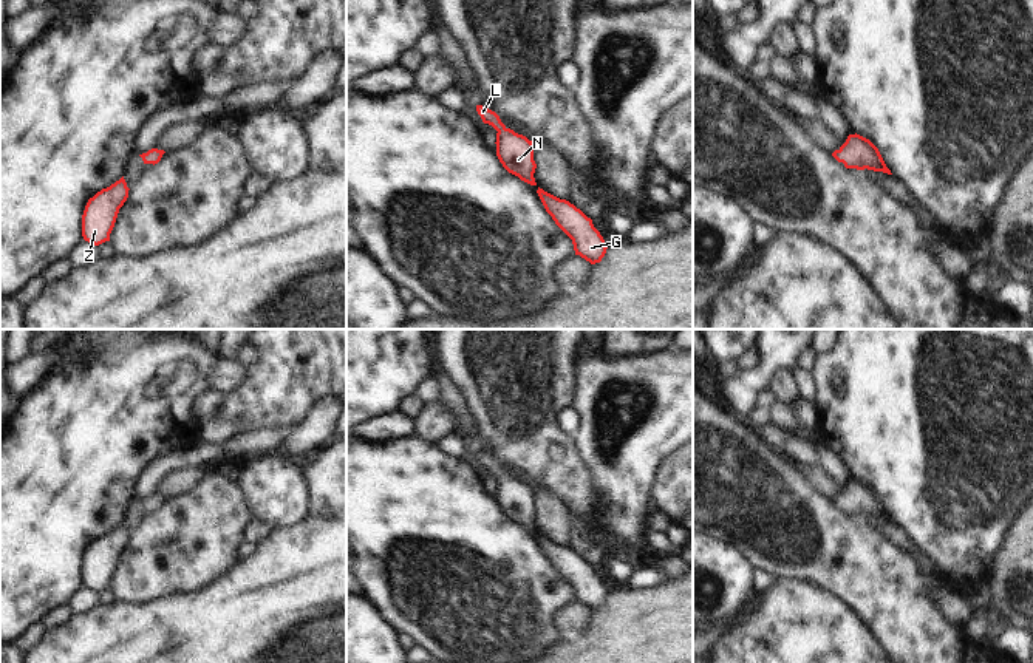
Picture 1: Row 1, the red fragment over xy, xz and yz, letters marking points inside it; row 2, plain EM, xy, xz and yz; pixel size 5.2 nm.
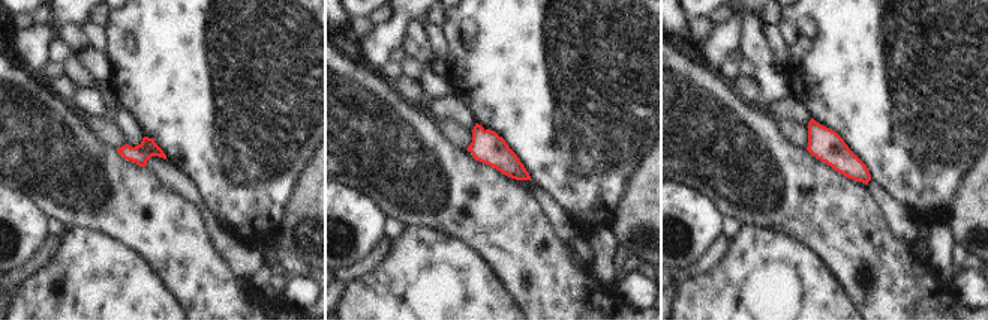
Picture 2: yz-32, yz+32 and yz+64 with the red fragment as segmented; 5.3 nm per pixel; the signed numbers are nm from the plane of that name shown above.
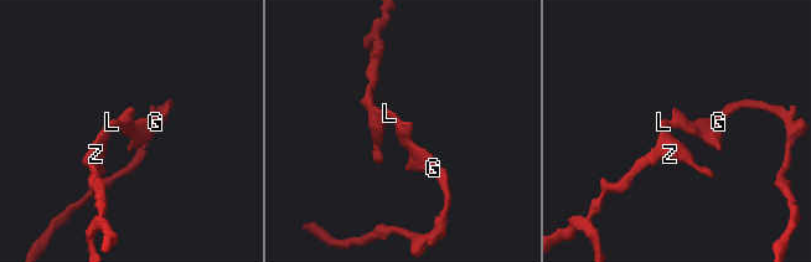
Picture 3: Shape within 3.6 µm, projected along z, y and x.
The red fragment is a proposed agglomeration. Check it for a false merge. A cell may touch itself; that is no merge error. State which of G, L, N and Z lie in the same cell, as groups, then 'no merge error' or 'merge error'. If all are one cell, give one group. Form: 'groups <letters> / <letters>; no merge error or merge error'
groups G L N Z; no merge error

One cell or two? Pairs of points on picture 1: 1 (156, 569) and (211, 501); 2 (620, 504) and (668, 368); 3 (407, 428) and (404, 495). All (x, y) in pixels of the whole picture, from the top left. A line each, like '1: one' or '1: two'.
1: one
2: one
3: two

